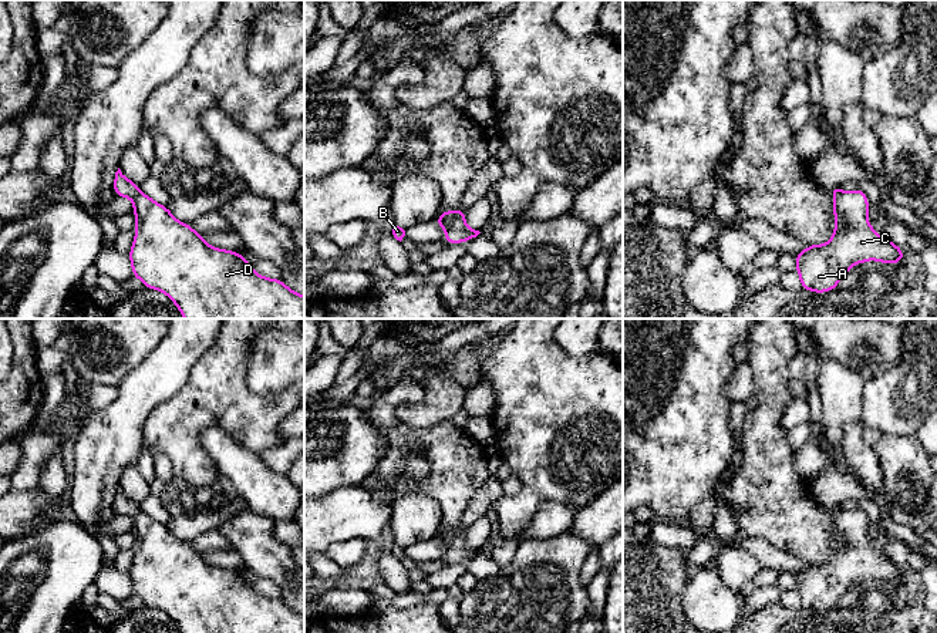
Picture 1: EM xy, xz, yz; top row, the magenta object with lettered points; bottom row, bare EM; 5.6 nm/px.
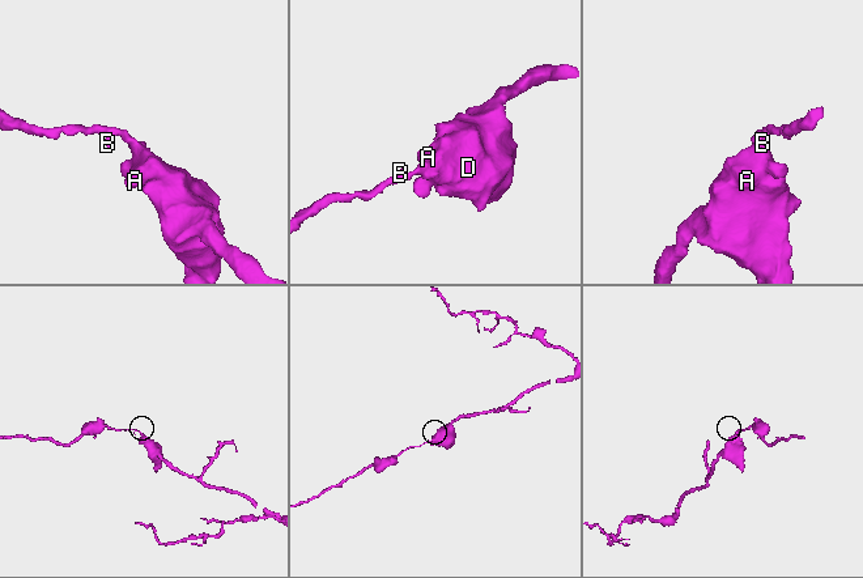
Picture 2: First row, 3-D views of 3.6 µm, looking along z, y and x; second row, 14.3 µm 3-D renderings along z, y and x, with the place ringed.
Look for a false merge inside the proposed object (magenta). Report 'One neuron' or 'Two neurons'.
Two neurons

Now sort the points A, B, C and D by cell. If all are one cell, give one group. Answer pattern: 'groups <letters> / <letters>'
groups A C D / B

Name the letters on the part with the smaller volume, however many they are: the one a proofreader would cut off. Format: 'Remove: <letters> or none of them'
Remove: B

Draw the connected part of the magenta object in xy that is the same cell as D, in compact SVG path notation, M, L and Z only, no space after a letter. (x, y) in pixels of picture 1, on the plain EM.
M139 512L134 518L135 558L128 576L132 596L164 610L182 633L304 633L304 615L280 597L257 593L246 575L205 562L202 553L173 536L166 525Z

